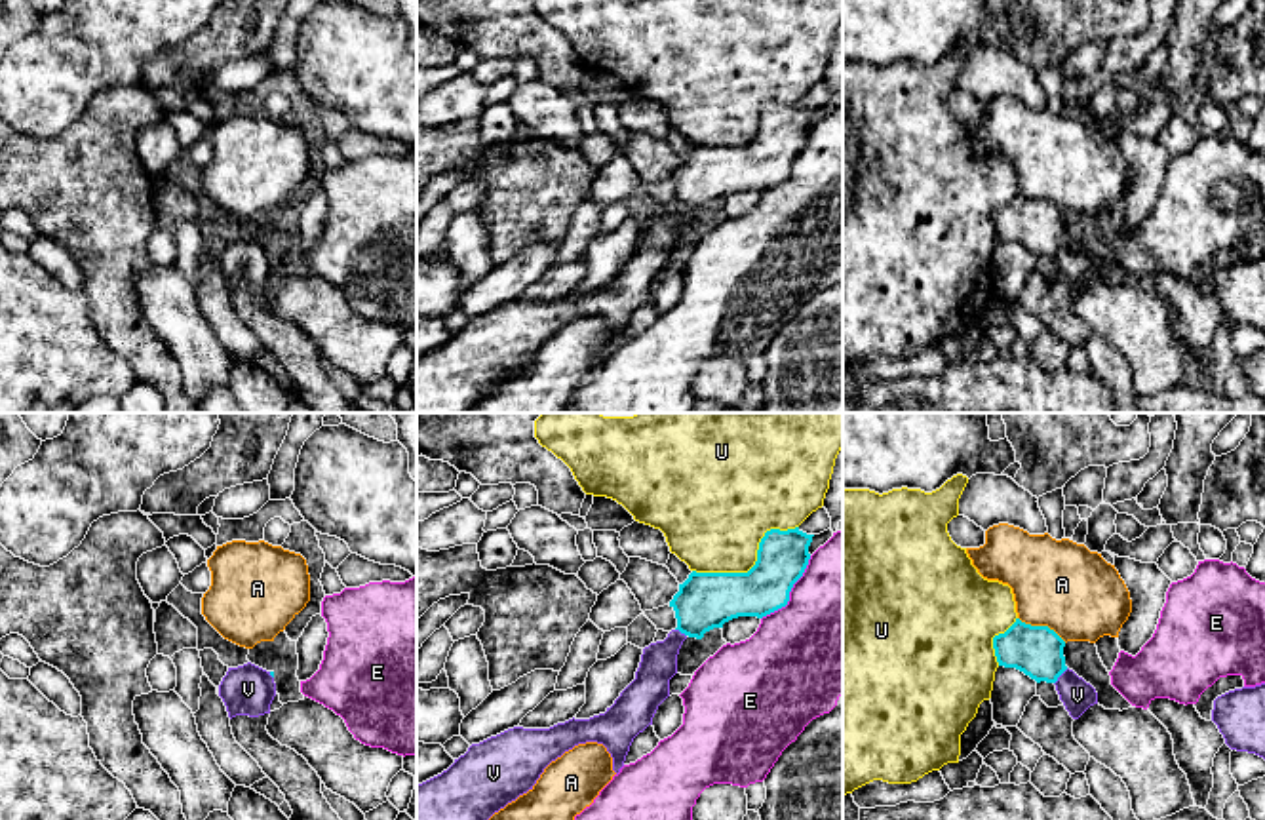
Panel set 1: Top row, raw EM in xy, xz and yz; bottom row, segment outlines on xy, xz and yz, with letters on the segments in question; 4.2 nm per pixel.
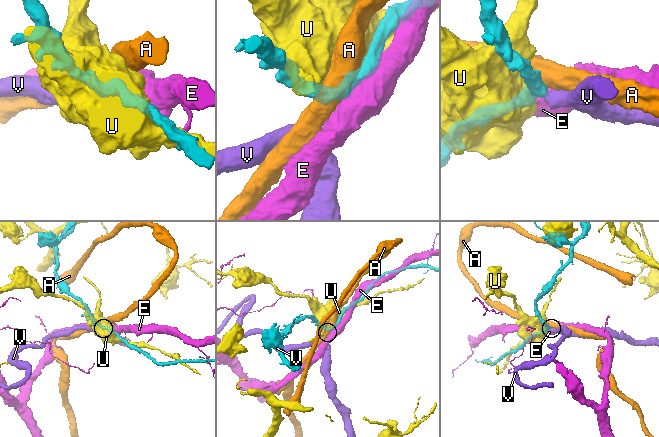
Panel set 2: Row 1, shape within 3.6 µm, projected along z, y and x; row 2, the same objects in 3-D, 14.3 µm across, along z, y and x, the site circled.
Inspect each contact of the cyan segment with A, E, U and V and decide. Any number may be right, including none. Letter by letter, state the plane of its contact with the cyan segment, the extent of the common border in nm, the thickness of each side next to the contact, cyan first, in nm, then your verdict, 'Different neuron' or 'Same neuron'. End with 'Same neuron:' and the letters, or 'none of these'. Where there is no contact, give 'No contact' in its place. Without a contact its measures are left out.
A: Touches cyan in yz. Shared border 240 nm. Thickness 220 nm (cyan) against 380 nm. Different neuron
E: Touches cyan in xz. Shared border 340 nm. Thickness 220 nm (cyan) against 480 nm. Different neuron
U: Touches cyan in xz. Shared border 480 nm. Thickness 240 nm (cyan) against 420 nm. Different neuron
V: Touches cyan in yz. Shared border 90 nm. Thickness 220 nm (cyan) against 140 nm. Different neuron
Same neuron: none of these

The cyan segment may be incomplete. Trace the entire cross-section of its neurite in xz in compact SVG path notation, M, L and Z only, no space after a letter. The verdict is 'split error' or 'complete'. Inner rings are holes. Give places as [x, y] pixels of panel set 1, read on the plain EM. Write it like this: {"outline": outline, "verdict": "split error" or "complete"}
{"outline": "M799 101L770 103L761 112L757 135L748 146L692 145L670 175L677 192L675 204L702 213L706 205L723 202L732 192L763 192L786 181L793 158L808 139L812 110Z", "verdict": "complete"}

